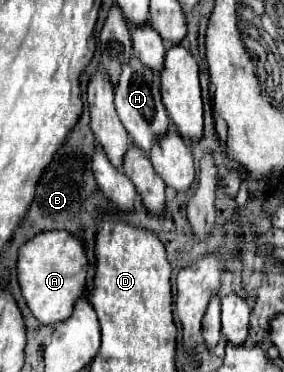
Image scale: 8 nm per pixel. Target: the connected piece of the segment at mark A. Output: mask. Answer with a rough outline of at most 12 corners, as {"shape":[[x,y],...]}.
{"shape":[[68,230],[28,240],[22,294],[40,324],[64,322],[86,290],[84,244]]}

